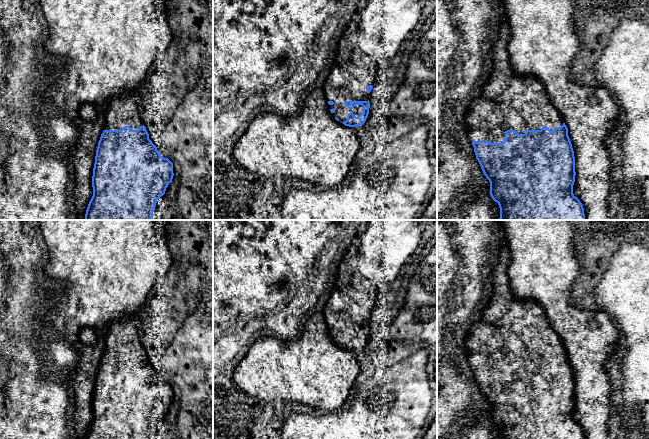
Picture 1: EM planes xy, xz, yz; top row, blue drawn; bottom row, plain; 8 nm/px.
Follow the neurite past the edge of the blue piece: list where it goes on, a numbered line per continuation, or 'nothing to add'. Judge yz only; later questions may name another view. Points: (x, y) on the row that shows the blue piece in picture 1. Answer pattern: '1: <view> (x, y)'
1: yz (509, 102)

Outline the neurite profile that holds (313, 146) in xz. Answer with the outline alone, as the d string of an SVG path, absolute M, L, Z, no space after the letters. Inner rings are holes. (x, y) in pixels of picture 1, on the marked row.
M323 86L305 96L302 110L297 114L259 114L232 145L235 161L247 172L265 177L289 176L333 187L346 176L352 161L360 150L361 142L354 127L345 126L332 116Z

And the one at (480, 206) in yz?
M477 174L471 185L465 189L464 197L468 200L462 204L461 216L463 220L499 220L500 208L490 195L490 182L483 174Z

